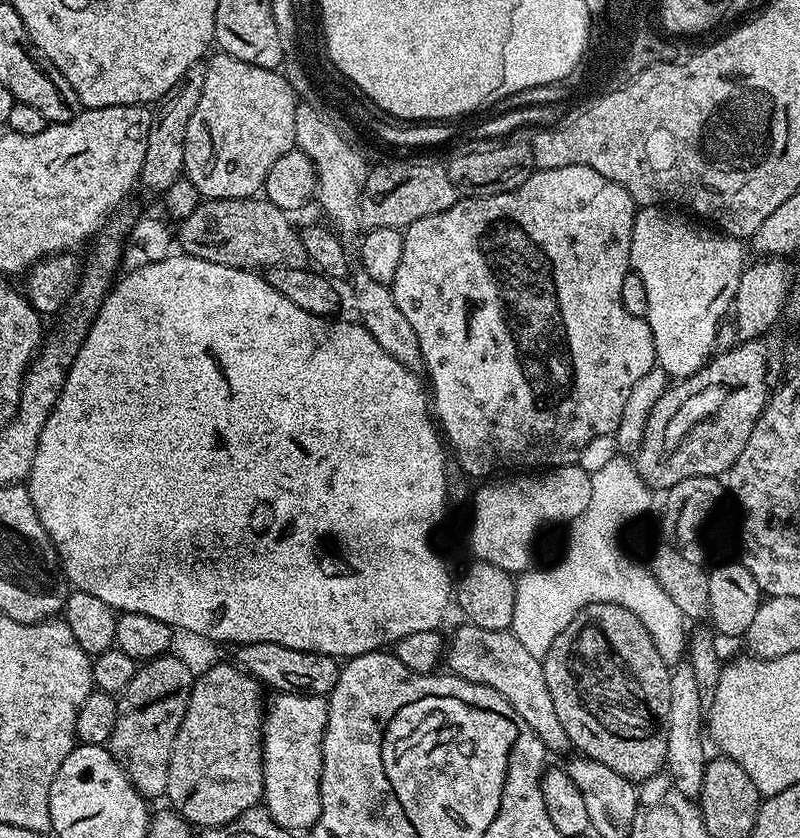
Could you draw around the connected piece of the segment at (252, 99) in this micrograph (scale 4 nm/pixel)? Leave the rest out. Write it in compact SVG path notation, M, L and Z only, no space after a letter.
M216 54L210 60L204 70L202 98L198 98L198 106L194 106L194 114L190 114L190 126L186 126L184 172L204 200L246 200L263 189L270 166L274 166L282 154L296 148L294 118L298 95L279 71L250 66L250 62L238 62L238 58L223 54Z

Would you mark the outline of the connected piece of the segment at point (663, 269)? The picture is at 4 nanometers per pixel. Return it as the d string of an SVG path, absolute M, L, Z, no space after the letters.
M664 206L640 208L634 218L634 230L630 238L630 258L632 259L631 271L636 272L638 278L642 278L642 282L646 285L646 298L648 299L648 315L646 319L652 331L652 337L654 338L654 350L656 351L656 363L659 371L669 372L670 375L676 376L672 378L681 381L686 379L687 376L693 376L702 365L707 364L712 359L714 353L717 351L716 335L720 332L720 319L726 314L728 316L730 309L733 307L733 300L735 294L738 293L738 286L744 274L746 261L744 261L744 248L740 245L743 243L737 237L726 236L715 227L705 226L703 223L697 222L687 215L684 215L685 217L679 216L676 212L679 211L669 210Z

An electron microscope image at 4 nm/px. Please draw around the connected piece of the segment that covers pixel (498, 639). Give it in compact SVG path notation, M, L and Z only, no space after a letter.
M467 622L461 624L452 641L446 644L447 671L466 682L485 684L498 690L498 694L502 694L502 698L506 698L506 702L510 702L510 706L526 718L526 726L538 734L549 753L569 751L568 735L562 722L558 722L558 713L554 711L554 698L550 698L550 686L546 686L542 661L529 654L511 630L500 632Z

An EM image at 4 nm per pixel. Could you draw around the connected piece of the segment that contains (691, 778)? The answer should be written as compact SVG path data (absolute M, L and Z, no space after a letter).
M681 662L671 669L670 678L670 726L666 746L666 771L672 777L677 793L689 798L699 797L704 777L704 740L706 744L706 712L698 698L697 679L687 662Z

